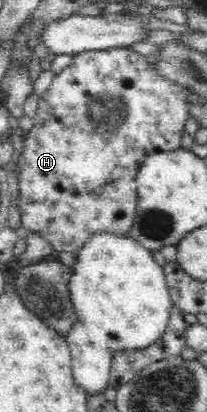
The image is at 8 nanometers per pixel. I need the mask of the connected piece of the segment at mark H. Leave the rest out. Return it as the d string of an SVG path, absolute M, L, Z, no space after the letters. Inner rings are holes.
M113 48L109 50L85 51L73 56L69 66L61 69L59 76L53 78L49 88L41 95L37 106L37 115L32 118L33 128L24 140L22 153L17 162L18 191L20 192L19 208L22 226L31 232L36 232L51 244L58 253L69 252L77 254L85 245L87 238L97 230L107 230L113 234L127 234L131 230L137 208L137 171L142 163L147 162L151 156L181 146L181 137L185 132L185 122L189 115L189 96L187 89L165 80L157 71L156 65L148 56L138 54L129 48Z

